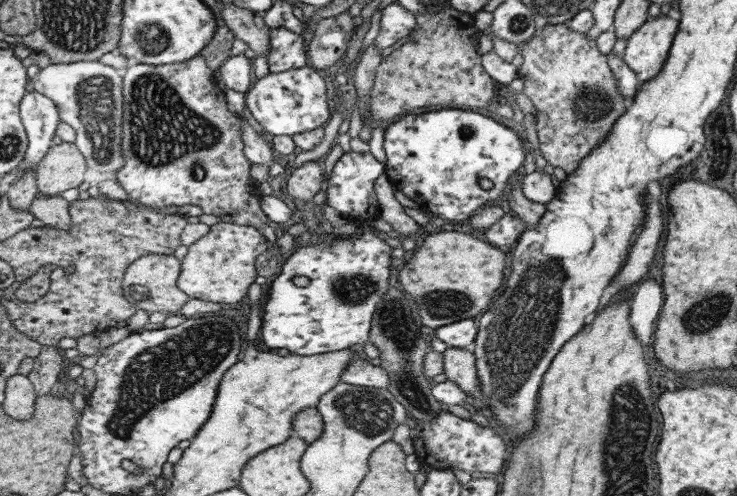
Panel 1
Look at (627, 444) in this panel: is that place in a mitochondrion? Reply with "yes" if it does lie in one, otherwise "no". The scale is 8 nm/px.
yes

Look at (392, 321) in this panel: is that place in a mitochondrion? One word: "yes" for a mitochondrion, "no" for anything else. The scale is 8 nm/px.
yes

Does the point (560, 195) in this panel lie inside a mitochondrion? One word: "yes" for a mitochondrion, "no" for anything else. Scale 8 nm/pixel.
no

